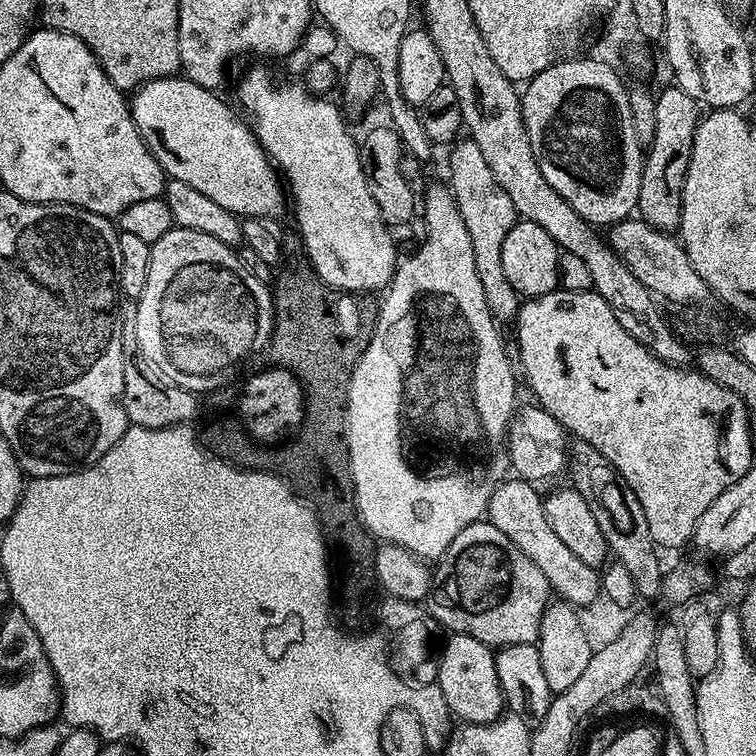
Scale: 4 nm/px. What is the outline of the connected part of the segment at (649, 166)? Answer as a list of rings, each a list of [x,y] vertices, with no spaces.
[[[675,86],[664,88],[655,93],[654,142],[647,145],[644,152],[642,182],[638,186],[639,219],[650,226],[672,234],[680,227],[682,214],[682,186],[686,182],[686,170],[690,166],[690,154],[694,146],[696,127],[700,125],[701,105],[696,103],[686,90]]]

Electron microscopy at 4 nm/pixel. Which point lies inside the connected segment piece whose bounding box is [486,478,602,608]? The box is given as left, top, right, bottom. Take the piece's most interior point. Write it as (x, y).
(515, 508)

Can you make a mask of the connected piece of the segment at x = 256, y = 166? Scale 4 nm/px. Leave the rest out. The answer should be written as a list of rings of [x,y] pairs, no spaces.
[[[183,75],[167,76],[146,82],[137,88],[130,100],[132,117],[146,142],[146,146],[154,154],[156,161],[162,166],[165,177],[187,182],[194,190],[206,194],[218,206],[226,206],[226,210],[236,213],[241,218],[259,216],[273,218],[286,208],[286,188],[282,176],[264,152],[264,148],[256,140],[255,131],[248,128],[236,117],[237,109],[219,100],[217,93],[211,88],[198,86]]]

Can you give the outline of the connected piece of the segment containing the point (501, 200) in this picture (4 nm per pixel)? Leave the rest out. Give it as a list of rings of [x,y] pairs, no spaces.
[[[457,139],[451,145],[450,151],[452,151],[448,156],[448,168],[452,171],[450,187],[458,202],[462,222],[466,222],[470,242],[474,245],[474,266],[478,266],[478,278],[482,278],[486,306],[490,306],[497,321],[515,321],[522,300],[516,295],[510,282],[506,282],[506,273],[502,270],[502,242],[506,242],[506,234],[510,234],[510,230],[516,225],[518,219],[514,202],[510,202],[510,194],[506,194],[506,190],[498,186],[498,178],[494,178],[482,150],[478,150],[473,140]]]

